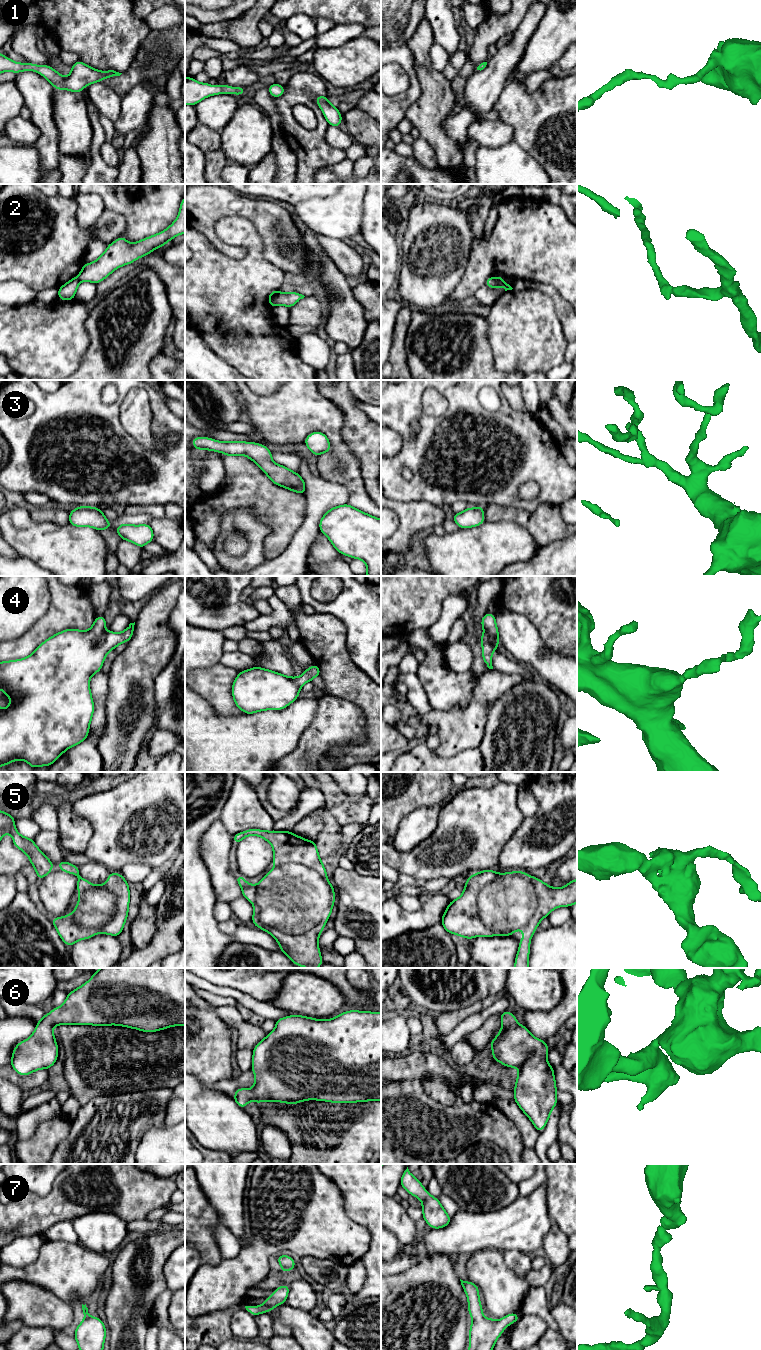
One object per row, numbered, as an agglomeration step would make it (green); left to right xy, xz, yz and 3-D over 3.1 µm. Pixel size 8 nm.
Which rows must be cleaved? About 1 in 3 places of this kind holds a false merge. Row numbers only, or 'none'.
2

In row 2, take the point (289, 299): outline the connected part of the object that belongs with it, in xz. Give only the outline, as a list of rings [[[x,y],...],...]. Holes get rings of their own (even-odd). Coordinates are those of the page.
[[[279,292],[274,298],[274,305],[283,305],[287,308],[294,306],[299,300],[305,296],[297,292]]]

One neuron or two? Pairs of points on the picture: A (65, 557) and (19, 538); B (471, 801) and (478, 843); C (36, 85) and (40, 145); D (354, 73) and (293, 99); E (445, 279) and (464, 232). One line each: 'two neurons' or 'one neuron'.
A: one neuron
B: one neuron
C: one neuron
D: two neurons
E: one neuron

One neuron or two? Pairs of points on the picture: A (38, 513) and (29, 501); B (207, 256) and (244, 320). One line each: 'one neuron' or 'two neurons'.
A: two neurons
B: one neuron

